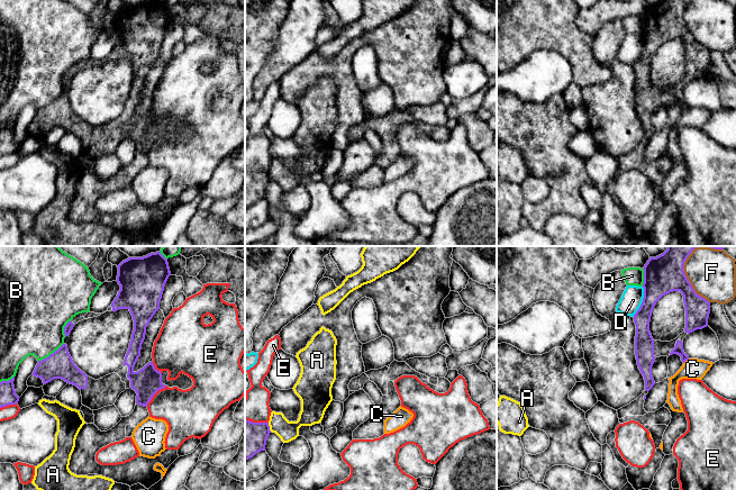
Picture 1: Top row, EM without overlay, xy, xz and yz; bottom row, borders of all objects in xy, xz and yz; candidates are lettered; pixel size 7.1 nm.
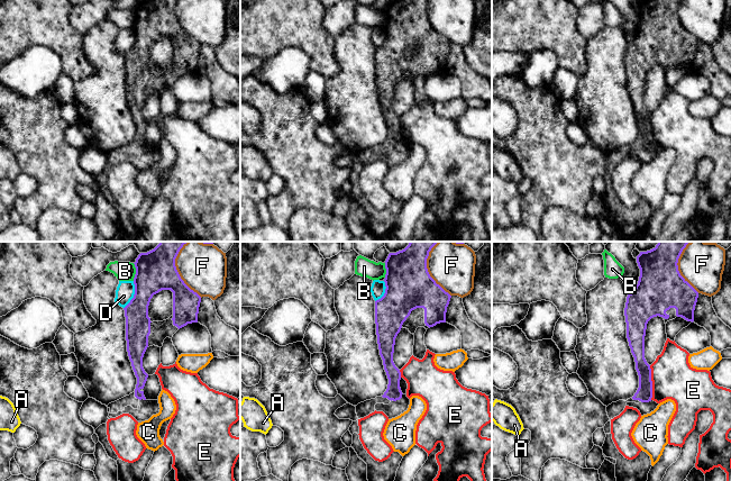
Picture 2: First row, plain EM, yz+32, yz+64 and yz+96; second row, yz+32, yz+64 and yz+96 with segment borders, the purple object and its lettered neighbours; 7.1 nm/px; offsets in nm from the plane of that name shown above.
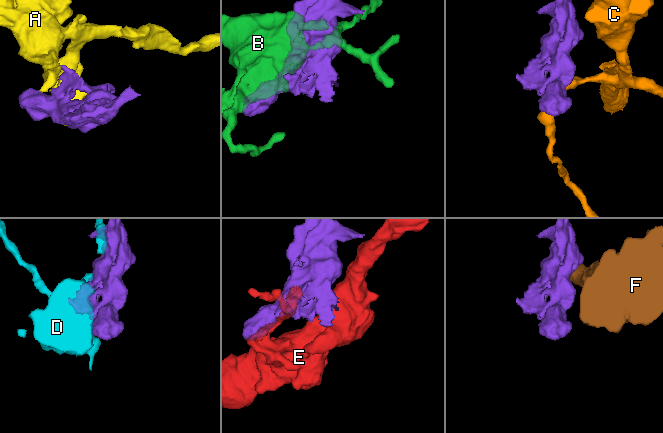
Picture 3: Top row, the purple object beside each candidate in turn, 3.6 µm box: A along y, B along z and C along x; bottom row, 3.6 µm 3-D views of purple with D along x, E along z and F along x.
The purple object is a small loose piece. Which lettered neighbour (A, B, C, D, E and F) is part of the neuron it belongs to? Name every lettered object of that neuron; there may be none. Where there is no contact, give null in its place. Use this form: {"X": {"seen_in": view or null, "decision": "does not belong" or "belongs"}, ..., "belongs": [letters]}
{"A": {"seen_in": "xz", "decision": "does not belong"}, "B": {"seen_in": "xy", "decision": "does not belong"}, "C": {"seen_in": "yz", "decision": "does not belong"}, "D": {"seen_in": "yz", "decision": "does not belong"}, "E": {"seen_in": "xy", "decision": "does not belong"}, "F": {"seen_in": "yz", "decision": "does not belong"}, "belongs": []}

